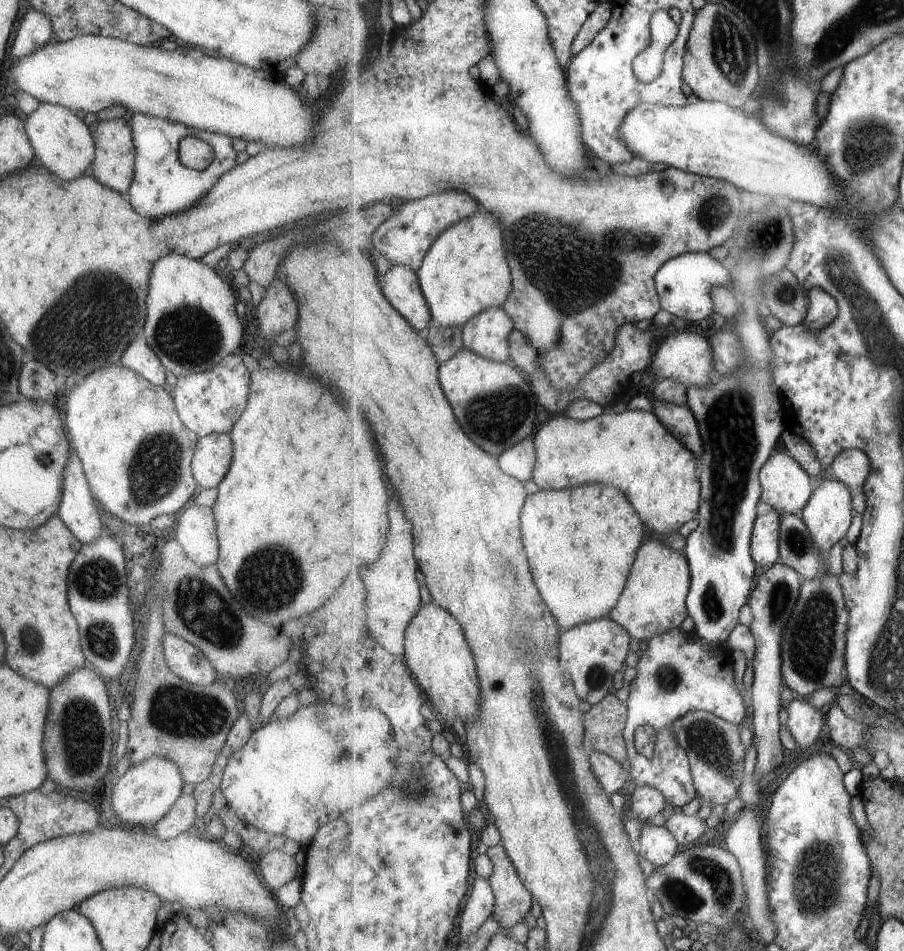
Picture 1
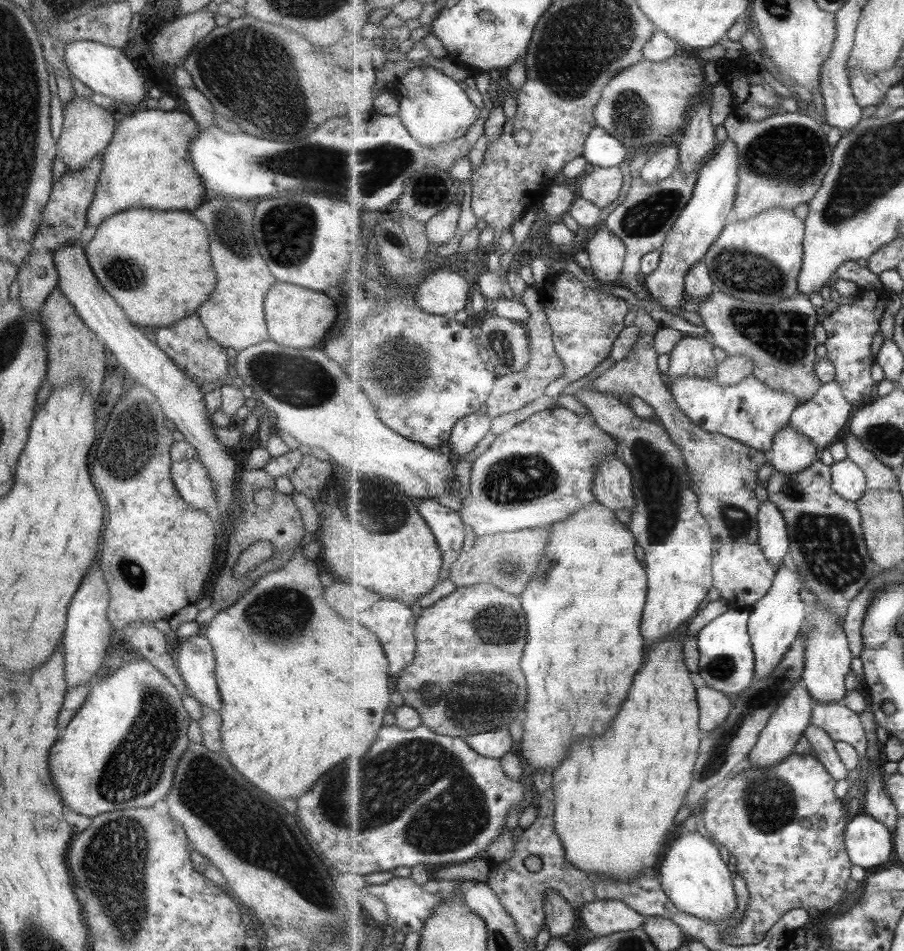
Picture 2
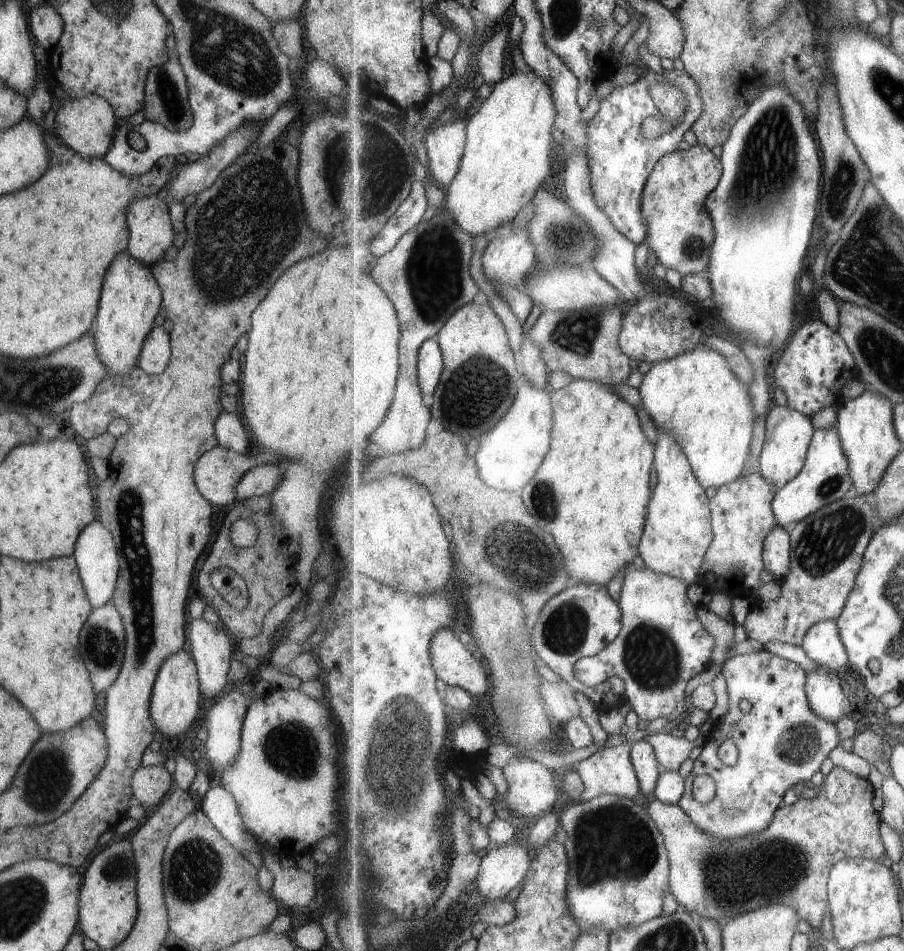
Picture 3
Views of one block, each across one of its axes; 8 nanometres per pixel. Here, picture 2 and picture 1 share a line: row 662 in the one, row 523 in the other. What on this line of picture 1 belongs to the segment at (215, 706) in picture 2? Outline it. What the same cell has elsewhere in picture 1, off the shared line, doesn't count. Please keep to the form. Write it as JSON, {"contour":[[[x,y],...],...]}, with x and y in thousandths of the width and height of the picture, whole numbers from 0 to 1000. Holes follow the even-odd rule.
{"contour":[[[216,529],[209,532],[196,545],[192,566],[210,590],[220,595],[238,593],[241,584],[241,568],[233,533]]]}

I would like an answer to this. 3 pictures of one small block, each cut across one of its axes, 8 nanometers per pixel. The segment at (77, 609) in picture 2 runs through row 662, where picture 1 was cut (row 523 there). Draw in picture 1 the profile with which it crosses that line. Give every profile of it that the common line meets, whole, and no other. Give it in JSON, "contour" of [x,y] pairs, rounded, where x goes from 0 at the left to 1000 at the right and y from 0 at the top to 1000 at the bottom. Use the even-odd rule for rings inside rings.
{"contour":[[[77,468],[75,469],[75,476],[76,479],[69,496],[67,524],[61,539],[90,572],[100,571],[103,567],[106,567],[106,564],[116,558],[116,554],[110,546],[110,533],[105,530],[98,515],[90,485]]]}

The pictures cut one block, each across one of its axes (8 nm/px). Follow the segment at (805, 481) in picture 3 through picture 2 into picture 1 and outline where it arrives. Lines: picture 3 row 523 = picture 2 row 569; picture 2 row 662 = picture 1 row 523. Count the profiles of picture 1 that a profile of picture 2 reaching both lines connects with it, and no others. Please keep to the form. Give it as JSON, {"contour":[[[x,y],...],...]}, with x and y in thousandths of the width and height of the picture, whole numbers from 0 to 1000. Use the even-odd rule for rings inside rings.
{"contour":[[[861,536],[840,542],[832,564],[832,584],[840,595],[854,596],[863,589],[863,553]]]}

